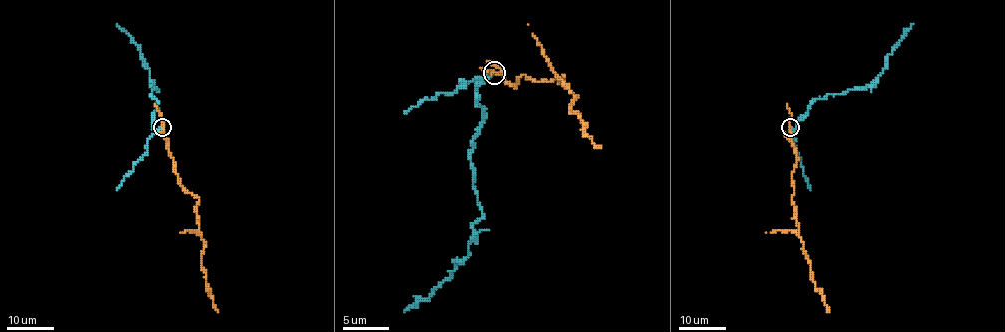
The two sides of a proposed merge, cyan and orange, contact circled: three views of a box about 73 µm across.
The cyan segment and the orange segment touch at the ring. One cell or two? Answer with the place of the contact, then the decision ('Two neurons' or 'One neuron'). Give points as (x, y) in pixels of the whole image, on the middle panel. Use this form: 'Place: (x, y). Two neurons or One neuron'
Place: (494, 73). Two neurons

